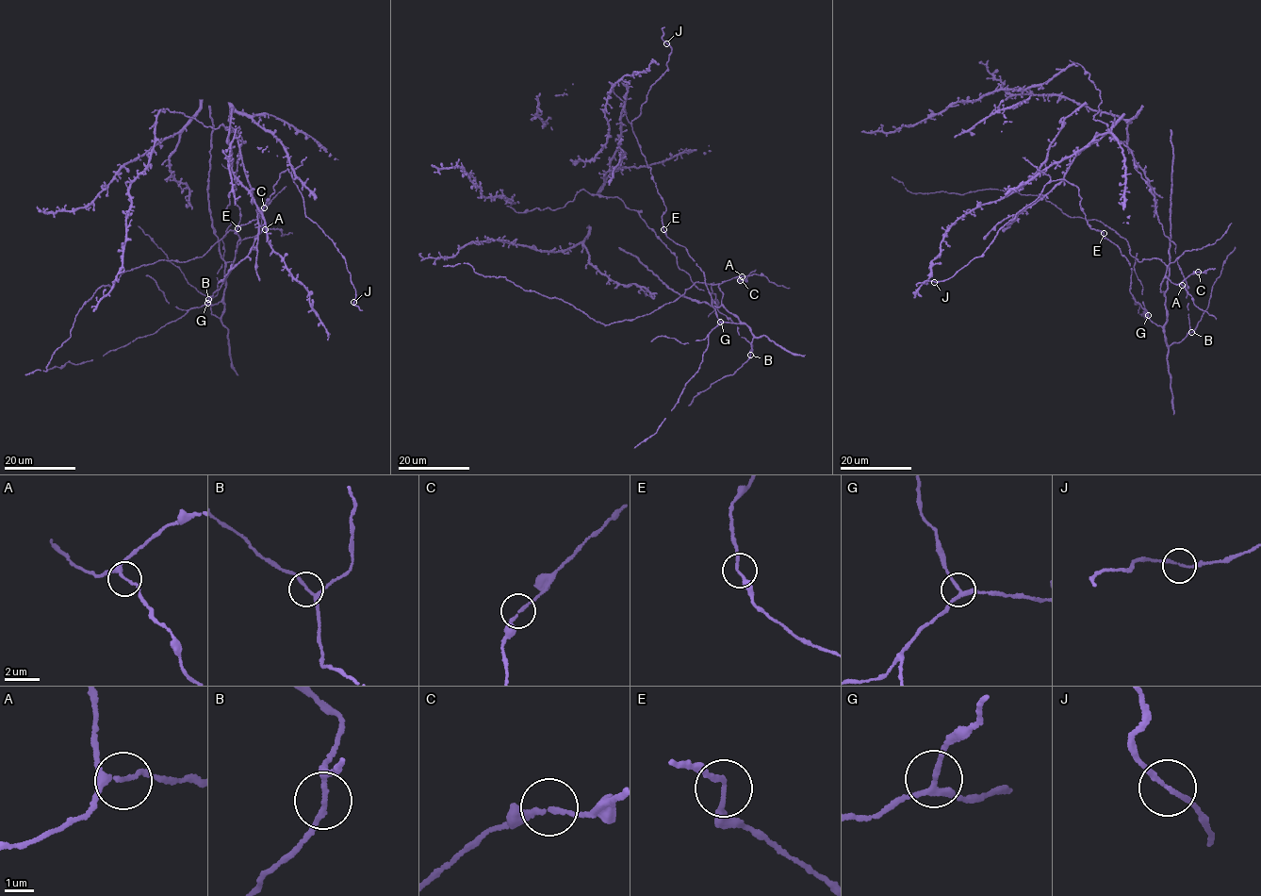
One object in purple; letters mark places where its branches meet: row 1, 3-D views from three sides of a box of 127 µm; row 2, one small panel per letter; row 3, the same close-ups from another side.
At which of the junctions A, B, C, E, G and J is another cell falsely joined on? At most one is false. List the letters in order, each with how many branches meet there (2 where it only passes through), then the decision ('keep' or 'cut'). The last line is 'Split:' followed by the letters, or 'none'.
A: 3 branches meet; keep
B: 3 branches meet; keep
C: 2 branches meet; keep
E: 2 branches meet; keep
G: 3 branches meet; keep
J: 2 branches meet; keep
Split: none

